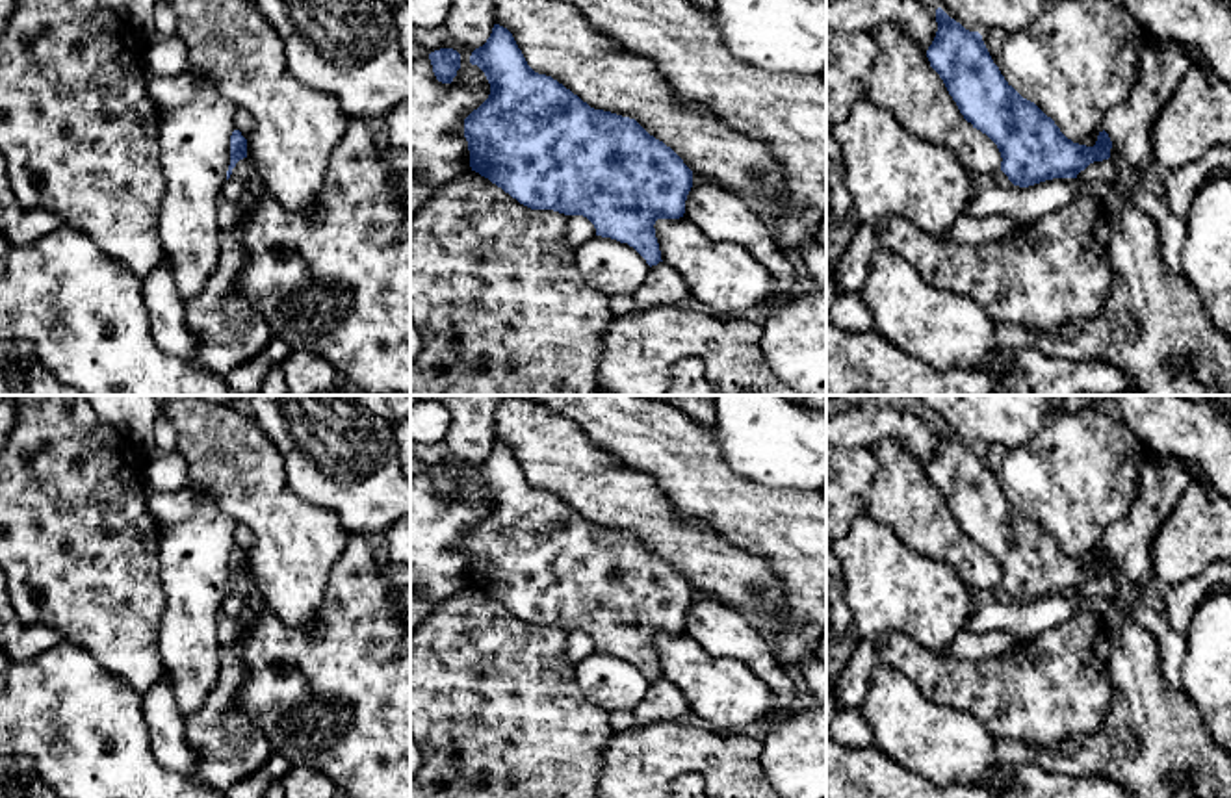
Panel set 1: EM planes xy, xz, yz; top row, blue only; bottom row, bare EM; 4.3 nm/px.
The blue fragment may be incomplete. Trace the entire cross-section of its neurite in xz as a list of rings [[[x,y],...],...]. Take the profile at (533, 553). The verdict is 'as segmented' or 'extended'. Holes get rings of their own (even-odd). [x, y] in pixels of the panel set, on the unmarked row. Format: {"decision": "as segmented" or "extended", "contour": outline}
{"decision": "as segmented", "contour": [[[494,440],[486,458],[472,468],[470,479],[477,481],[490,499],[488,514],[464,534],[472,586],[531,625],[587,633],[596,651],[628,659],[650,683],[663,677],[654,640],[657,635],[680,635],[685,629],[693,586],[683,575],[635,534],[594,525],[551,492],[535,488],[512,449],[499,440]]]}

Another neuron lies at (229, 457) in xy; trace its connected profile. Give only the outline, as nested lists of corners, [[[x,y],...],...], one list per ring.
[[[171,395],[163,408],[176,431],[176,453],[188,464],[189,486],[204,492],[238,527],[253,534],[247,573],[266,605],[288,627],[312,631],[330,570],[345,549],[347,533],[338,516],[290,490],[280,453],[253,418],[195,395]]]

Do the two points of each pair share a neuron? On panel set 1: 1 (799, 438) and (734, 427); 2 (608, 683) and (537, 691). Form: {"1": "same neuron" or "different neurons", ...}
{"1": "same neuron", "2": "different neurons"}

